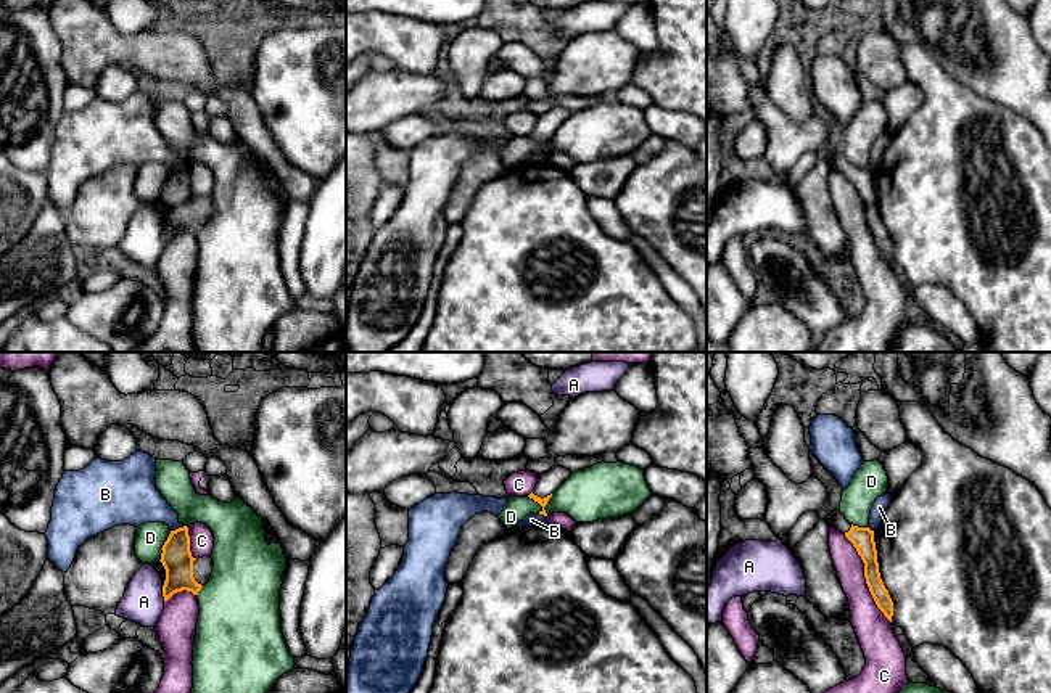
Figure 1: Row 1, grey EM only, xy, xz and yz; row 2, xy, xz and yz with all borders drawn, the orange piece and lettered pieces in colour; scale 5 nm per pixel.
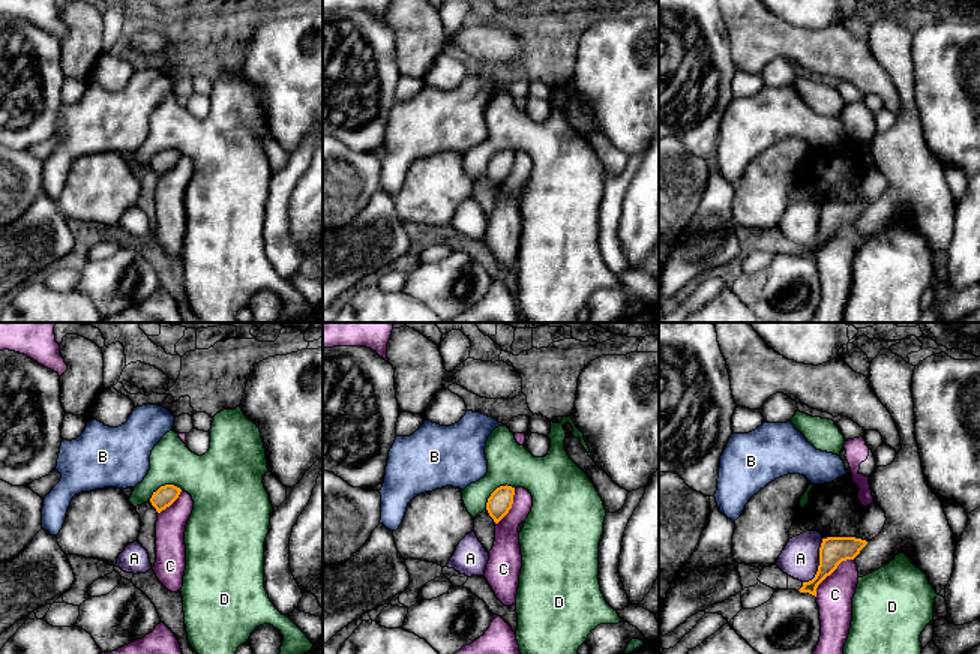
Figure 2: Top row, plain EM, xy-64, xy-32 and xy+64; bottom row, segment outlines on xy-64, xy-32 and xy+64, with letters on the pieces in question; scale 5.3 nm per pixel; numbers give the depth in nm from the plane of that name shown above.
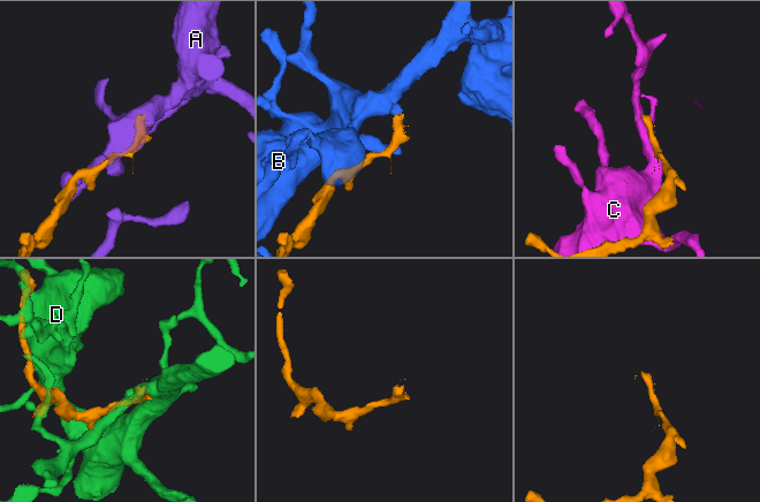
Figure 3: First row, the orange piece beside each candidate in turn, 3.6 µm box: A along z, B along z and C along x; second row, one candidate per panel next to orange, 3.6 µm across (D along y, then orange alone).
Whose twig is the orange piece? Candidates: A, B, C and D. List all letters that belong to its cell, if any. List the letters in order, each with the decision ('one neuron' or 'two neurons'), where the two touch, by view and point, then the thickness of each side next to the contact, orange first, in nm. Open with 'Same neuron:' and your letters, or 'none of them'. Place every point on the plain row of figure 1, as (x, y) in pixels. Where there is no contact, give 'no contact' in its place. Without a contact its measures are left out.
Same neuron: none of them
A: two neurons | xy (163, 233) | 150/200 nm
B: two neurons | xy (179, 168) | 150/240 nm
C: two neurons | yz (866, 219) | 110/170 nm
D: two neurons | xz (538, 142) | 50/120 nm

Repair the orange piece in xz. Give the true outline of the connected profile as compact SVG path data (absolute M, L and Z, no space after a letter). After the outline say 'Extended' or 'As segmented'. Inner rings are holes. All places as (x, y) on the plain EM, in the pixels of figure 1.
M552 106L549 111L538 114L538 122L534 130L528 135L538 141L542 150L539 154L547 156L544 146L547 145L552 133L571 116L573 113L563 106Z. Extended

